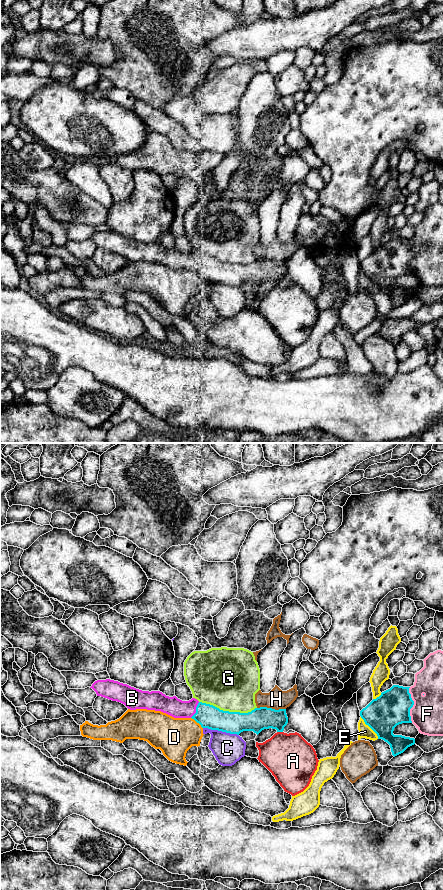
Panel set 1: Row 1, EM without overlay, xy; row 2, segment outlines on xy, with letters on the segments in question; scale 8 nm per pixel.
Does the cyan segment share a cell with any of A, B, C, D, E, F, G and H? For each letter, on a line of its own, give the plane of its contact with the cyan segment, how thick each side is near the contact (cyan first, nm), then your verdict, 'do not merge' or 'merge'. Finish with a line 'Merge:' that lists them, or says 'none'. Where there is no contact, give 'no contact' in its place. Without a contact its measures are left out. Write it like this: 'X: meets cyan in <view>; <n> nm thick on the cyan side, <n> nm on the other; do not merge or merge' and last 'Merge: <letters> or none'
A: meets cyan in xy; 180 nm thick on the cyan side, 380 nm on the other; do not merge
B: meets cyan in xy; 190 nm thick on the cyan side, 150 nm on the other; merge
C: meets cyan in xy; 190 nm thick on the cyan side, 240 nm on the other; do not merge
D: meets cyan in xy; 190 nm thick on the cyan side, 300 nm on the other; do not merge
E: meets cyan in xy; 280 nm thick on the cyan side, 100 nm on the other; do not merge
F: meets cyan in xy; 280 nm thick on the cyan side, 260 nm on the other; do not merge
G: meets cyan in xy; 190 nm thick on the cyan side, 480 nm on the other; do not merge
H: meets cyan in xy; 180 nm thick on the cyan side, 160 nm on the other; do not merge
Merge: B

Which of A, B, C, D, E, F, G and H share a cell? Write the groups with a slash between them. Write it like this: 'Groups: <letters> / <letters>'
Groups: A / B / C / D / E / F / G / H

